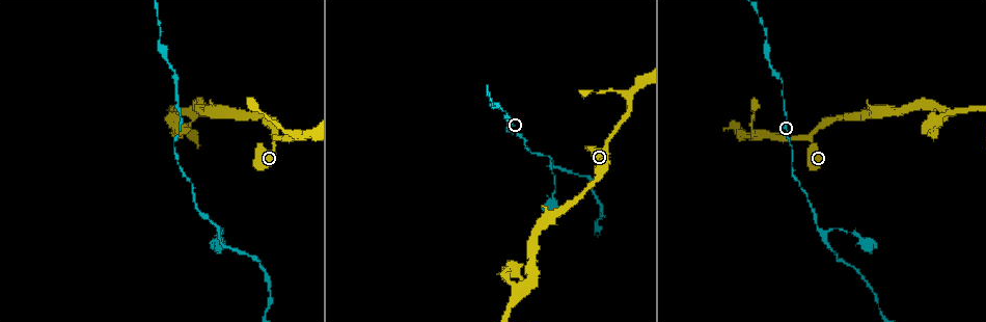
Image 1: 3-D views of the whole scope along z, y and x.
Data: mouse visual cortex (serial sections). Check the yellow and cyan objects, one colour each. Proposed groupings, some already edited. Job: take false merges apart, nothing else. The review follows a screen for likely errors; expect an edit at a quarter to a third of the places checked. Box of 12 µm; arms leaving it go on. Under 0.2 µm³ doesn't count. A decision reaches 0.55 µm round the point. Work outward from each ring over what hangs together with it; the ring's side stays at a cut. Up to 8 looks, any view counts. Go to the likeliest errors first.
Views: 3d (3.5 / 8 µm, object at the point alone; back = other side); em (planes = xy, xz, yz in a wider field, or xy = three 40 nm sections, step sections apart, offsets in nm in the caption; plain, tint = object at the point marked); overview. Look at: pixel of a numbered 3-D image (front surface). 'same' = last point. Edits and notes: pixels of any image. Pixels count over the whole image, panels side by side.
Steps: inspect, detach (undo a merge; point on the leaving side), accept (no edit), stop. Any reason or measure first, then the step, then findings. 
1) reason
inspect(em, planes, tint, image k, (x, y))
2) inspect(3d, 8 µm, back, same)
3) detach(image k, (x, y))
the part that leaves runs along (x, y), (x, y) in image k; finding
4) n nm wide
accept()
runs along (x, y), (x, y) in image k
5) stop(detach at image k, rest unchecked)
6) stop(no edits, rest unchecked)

branch point
inspect(3d, 8 µm, image 1, (949, 112))

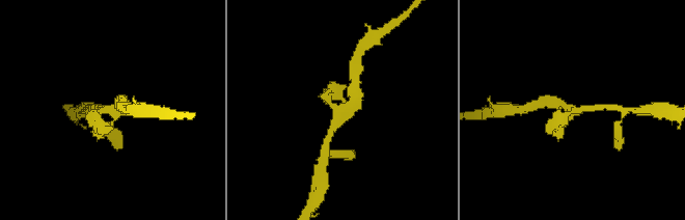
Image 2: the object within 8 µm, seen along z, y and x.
inspect(3d, 3.5 µm, image 2, (110, 110))

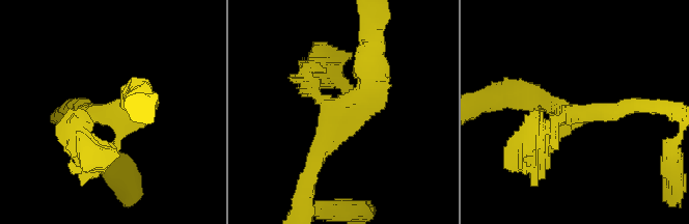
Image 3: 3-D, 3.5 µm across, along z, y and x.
inspect(em, xy, step 5, tint, image 3, (571, 113))

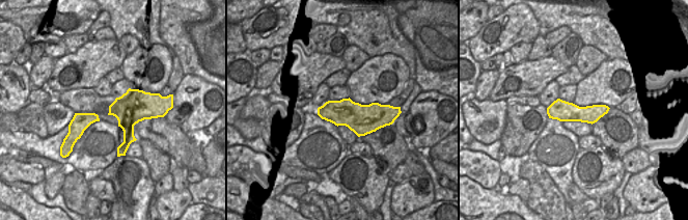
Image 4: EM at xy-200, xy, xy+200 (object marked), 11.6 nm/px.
detach(image 3, (83, 124))
the part that leaves runs along (560, 120), (523, 139), (515, 158) in image 3; a second cell is stuck on

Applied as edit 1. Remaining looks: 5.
inspect(overview)

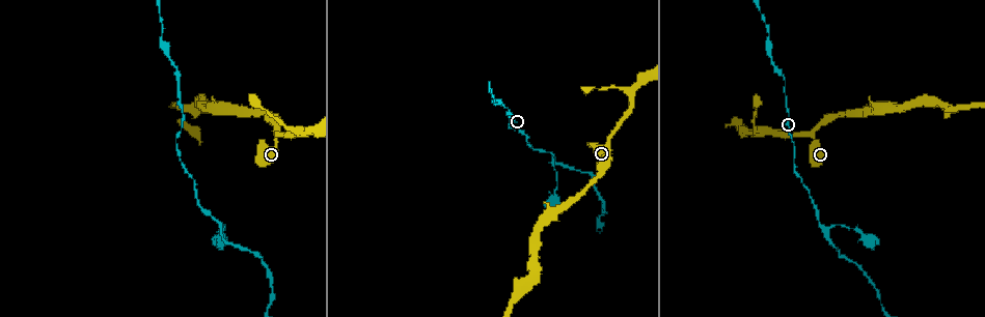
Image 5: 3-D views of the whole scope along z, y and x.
a narrow waist
inspect(3d, 3.5 µm, image 5, (793, 164))

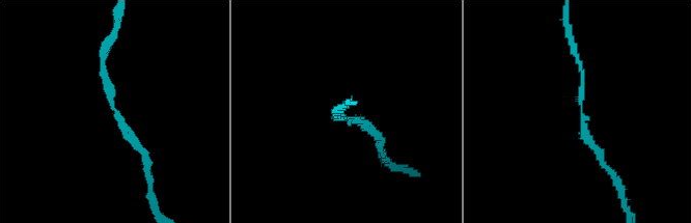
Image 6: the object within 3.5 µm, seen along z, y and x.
inspect(em, xy, step 5, tint, image 6, (582, 108))

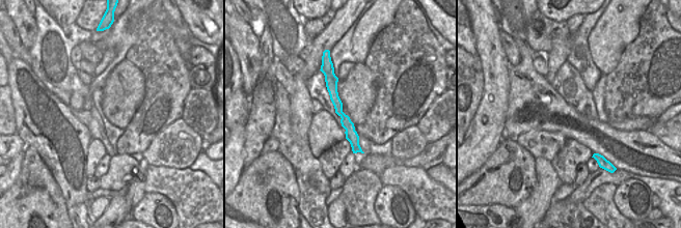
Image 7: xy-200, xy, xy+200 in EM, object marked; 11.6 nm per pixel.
accept()
continuous, no second cell

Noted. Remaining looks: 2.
inspect(3d, 8 µm, image 5, (821, 230))

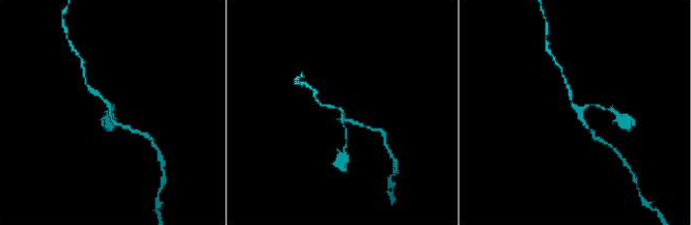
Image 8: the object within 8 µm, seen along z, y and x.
inspect(em, xy, step 1, tint, image 8, (342, 111))

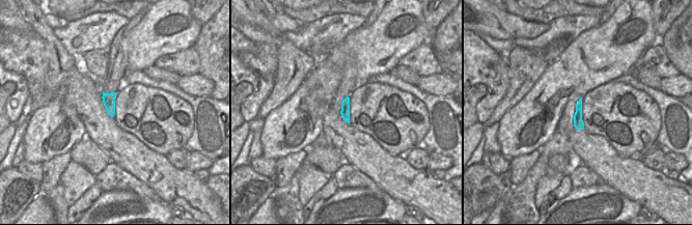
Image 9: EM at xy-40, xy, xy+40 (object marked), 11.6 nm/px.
110 nm wide
accept()
runs along (324, 105), (342, 111), (347, 137) in image 8; all the same cell

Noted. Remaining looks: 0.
stop(detach at image 3, rest unchecked)

